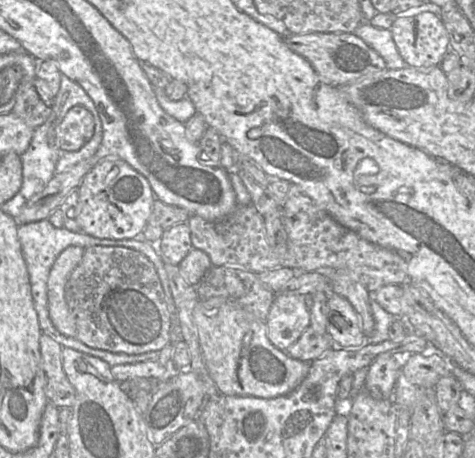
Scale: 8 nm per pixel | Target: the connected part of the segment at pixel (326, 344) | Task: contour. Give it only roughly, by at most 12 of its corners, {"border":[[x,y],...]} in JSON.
{"border":[[311,326],[285,351],[312,362],[335,345]]}

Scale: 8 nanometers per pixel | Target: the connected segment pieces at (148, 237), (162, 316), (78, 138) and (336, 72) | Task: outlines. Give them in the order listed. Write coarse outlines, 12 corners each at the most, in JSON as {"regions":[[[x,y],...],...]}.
{"regions":[[[156,198],[142,237],[156,243],[187,210]],[[89,246],[65,299],[76,339],[160,351],[171,318],[152,262]],[[72,107],[58,126],[61,151],[77,151],[94,135],[89,110]],[[349,32],[292,34],[286,44],[343,86],[387,69]]]}

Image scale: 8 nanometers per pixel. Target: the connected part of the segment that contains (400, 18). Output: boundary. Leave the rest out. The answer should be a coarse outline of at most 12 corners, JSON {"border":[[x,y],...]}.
{"border":[[398,15],[390,28],[412,68],[439,66],[450,50],[441,17]]}

